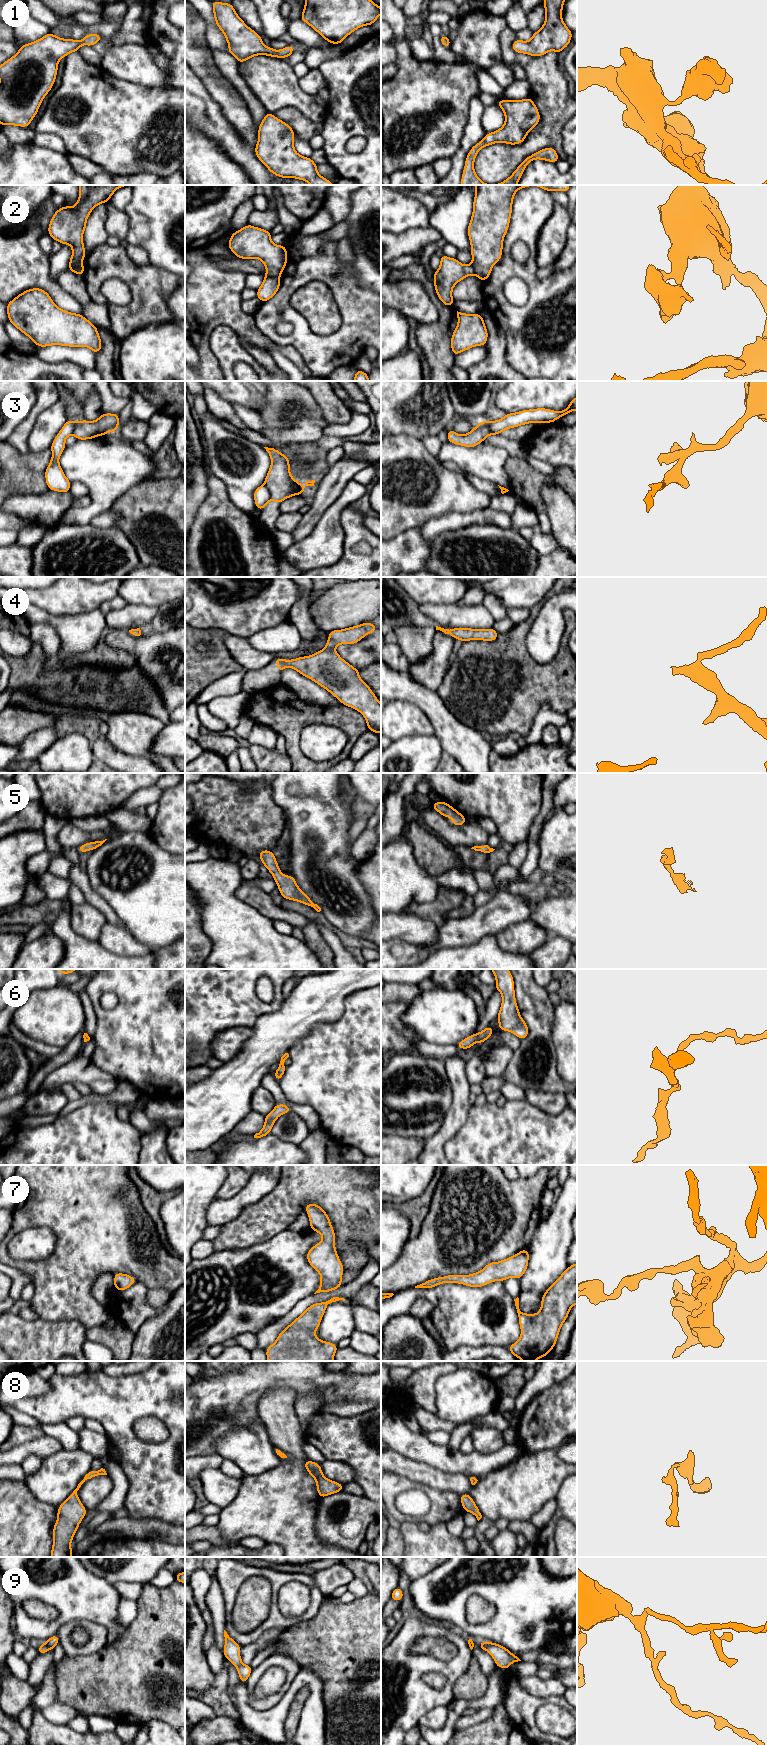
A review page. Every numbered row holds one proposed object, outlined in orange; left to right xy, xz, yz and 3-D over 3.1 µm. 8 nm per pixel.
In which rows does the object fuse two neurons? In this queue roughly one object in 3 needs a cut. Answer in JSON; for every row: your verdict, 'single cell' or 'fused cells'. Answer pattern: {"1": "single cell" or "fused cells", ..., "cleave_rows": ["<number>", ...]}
{"1": "single cell", "2": "fused cells", "3": "fused cells", "4": "single cell", "5": "single cell", "6": "single cell", "7": "single cell", "8": "single cell", "9": "single cell", "cleave_rows": ["2", "3"]}

